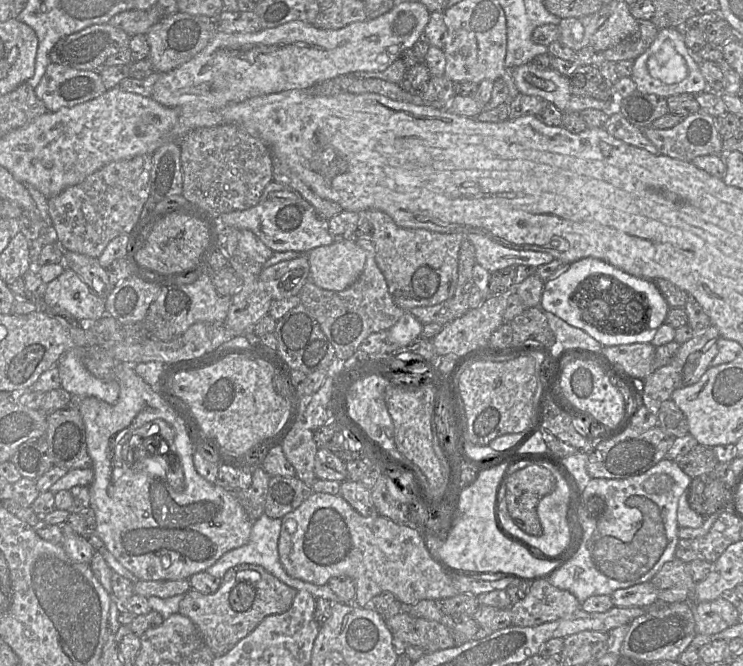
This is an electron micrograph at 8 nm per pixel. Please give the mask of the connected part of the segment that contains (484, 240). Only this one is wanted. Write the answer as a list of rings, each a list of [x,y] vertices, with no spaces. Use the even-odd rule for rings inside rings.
[[[475,233],[465,235],[475,248],[475,261],[492,273],[508,266],[530,266],[537,268],[551,262],[554,257],[546,252],[517,251],[509,249],[492,239]]]

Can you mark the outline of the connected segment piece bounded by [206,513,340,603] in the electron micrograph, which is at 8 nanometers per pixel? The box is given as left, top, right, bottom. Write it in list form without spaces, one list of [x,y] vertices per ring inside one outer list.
[[[265,513],[262,514],[253,523],[249,541],[245,545],[225,553],[214,565],[209,567],[206,572],[216,578],[222,579],[226,572],[235,566],[248,564],[260,565],[273,576],[297,591],[305,590],[312,594],[316,599],[324,598],[332,603],[340,603],[340,598],[331,590],[328,584],[315,585],[297,578],[293,578],[287,574],[280,562],[278,553],[278,541],[281,533],[281,527],[282,519],[270,518]]]

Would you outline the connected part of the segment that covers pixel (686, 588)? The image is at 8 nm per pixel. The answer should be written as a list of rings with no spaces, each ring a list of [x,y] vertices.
[[[674,558],[663,565],[651,583],[657,589],[659,603],[693,603],[696,583],[689,573],[689,563]]]

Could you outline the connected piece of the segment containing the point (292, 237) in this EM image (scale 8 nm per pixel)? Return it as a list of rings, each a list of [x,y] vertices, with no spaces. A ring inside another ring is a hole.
[[[271,181],[265,187],[257,205],[219,216],[222,227],[233,227],[240,231],[252,231],[274,252],[295,251],[308,253],[314,248],[334,242],[329,232],[327,219],[321,218],[314,207],[302,195],[287,184]]]

